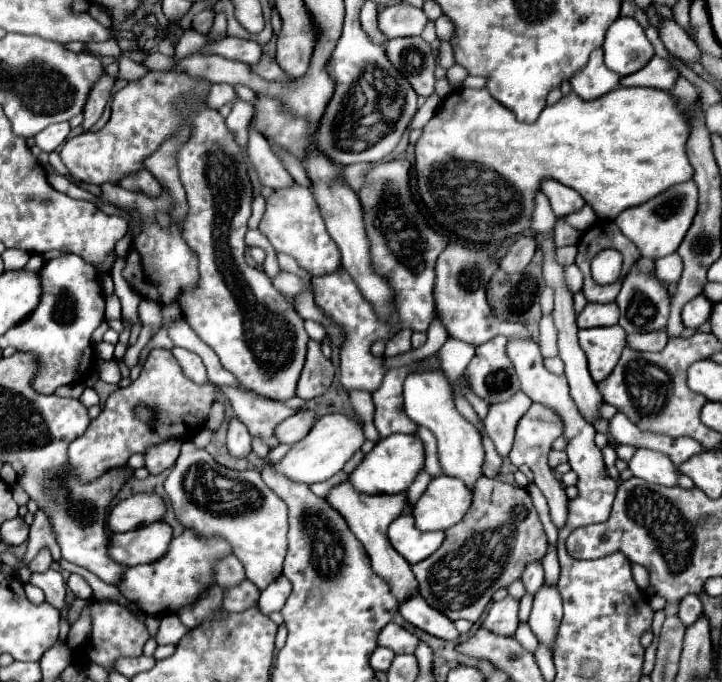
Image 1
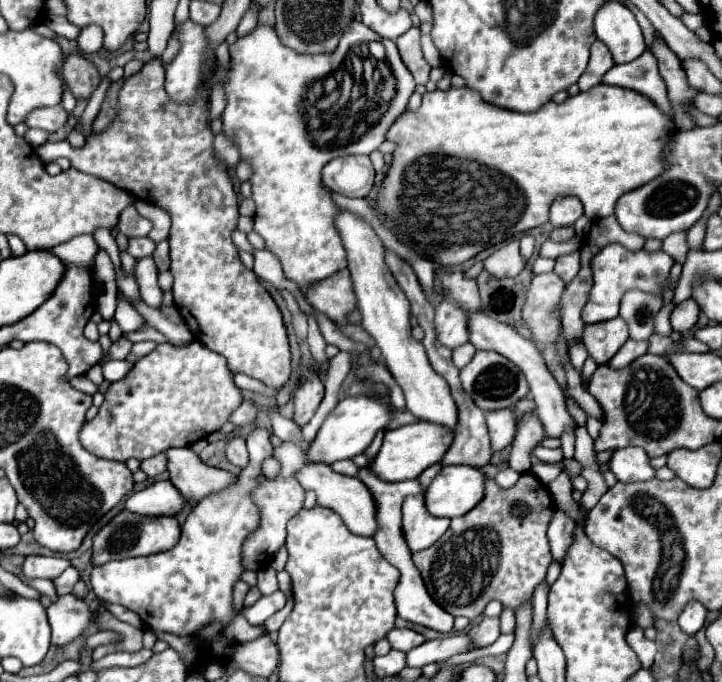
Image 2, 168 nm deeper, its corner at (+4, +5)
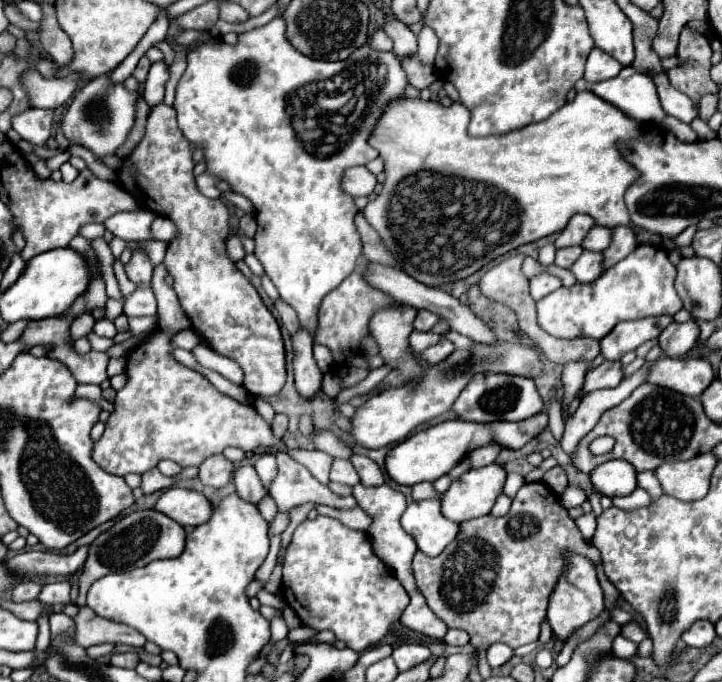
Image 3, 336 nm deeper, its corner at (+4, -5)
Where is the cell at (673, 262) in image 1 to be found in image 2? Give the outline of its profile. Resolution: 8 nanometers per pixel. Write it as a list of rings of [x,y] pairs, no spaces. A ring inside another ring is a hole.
[[[610,244],[606,246],[598,256],[594,256],[594,286],[588,294],[588,300],[582,308],[582,320],[584,324],[596,324],[596,322],[604,322],[604,320],[612,320],[618,316],[620,310],[620,300],[626,292],[630,290],[644,290],[646,294],[656,294],[662,296],[664,288],[670,282],[670,268],[672,268],[674,260],[662,252],[648,252],[648,250],[638,250],[638,252],[630,252],[624,246],[618,244]]]

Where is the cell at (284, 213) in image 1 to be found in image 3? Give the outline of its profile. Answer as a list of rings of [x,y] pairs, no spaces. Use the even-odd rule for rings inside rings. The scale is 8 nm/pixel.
[[[274,18],[260,28],[240,34],[238,44],[234,46],[218,42],[200,44],[198,48],[190,50],[188,68],[176,86],[174,110],[184,136],[194,146],[204,148],[204,156],[208,160],[206,170],[222,180],[228,180],[238,194],[244,194],[254,202],[258,220],[254,254],[262,262],[282,300],[296,310],[300,324],[310,332],[310,336],[314,336],[318,324],[316,314],[322,298],[340,286],[346,276],[350,276],[362,254],[360,236],[354,226],[358,208],[354,200],[340,190],[342,172],[350,166],[368,164],[378,156],[378,150],[370,146],[370,134],[374,132],[374,126],[388,104],[406,94],[408,82],[400,58],[392,52],[376,52],[364,44],[352,54],[358,58],[364,56],[364,62],[354,62],[350,66],[348,58],[344,62],[322,62],[306,58],[294,50],[284,32],[284,20]],[[342,72],[348,72],[348,94],[336,96],[336,100],[346,104],[340,108],[320,108],[316,100],[330,100],[324,90],[324,82]]]

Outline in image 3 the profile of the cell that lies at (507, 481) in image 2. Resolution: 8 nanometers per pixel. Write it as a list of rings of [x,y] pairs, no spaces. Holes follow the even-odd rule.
[[[500,494],[490,514],[494,514],[494,516],[504,516],[504,514],[510,510],[510,504],[512,504],[512,500],[510,500],[506,494]]]

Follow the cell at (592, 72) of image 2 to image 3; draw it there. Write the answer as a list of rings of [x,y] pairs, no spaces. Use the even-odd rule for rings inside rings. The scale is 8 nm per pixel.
[[[594,48],[590,52],[590,56],[588,56],[584,80],[590,82],[590,84],[604,82],[604,80],[610,80],[610,78],[618,76],[620,70],[622,70],[622,66],[612,56],[608,56],[606,52],[602,52],[600,48]]]

